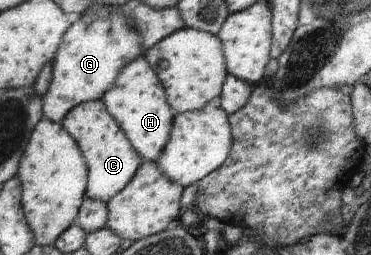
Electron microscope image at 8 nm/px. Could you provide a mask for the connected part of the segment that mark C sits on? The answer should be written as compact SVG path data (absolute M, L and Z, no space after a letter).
M104 100L91 101L77 105L67 113L62 124L65 129L78 141L79 147L86 157L90 172L86 197L108 202L119 195L131 183L135 174L145 160L127 137L122 126L110 114Z

